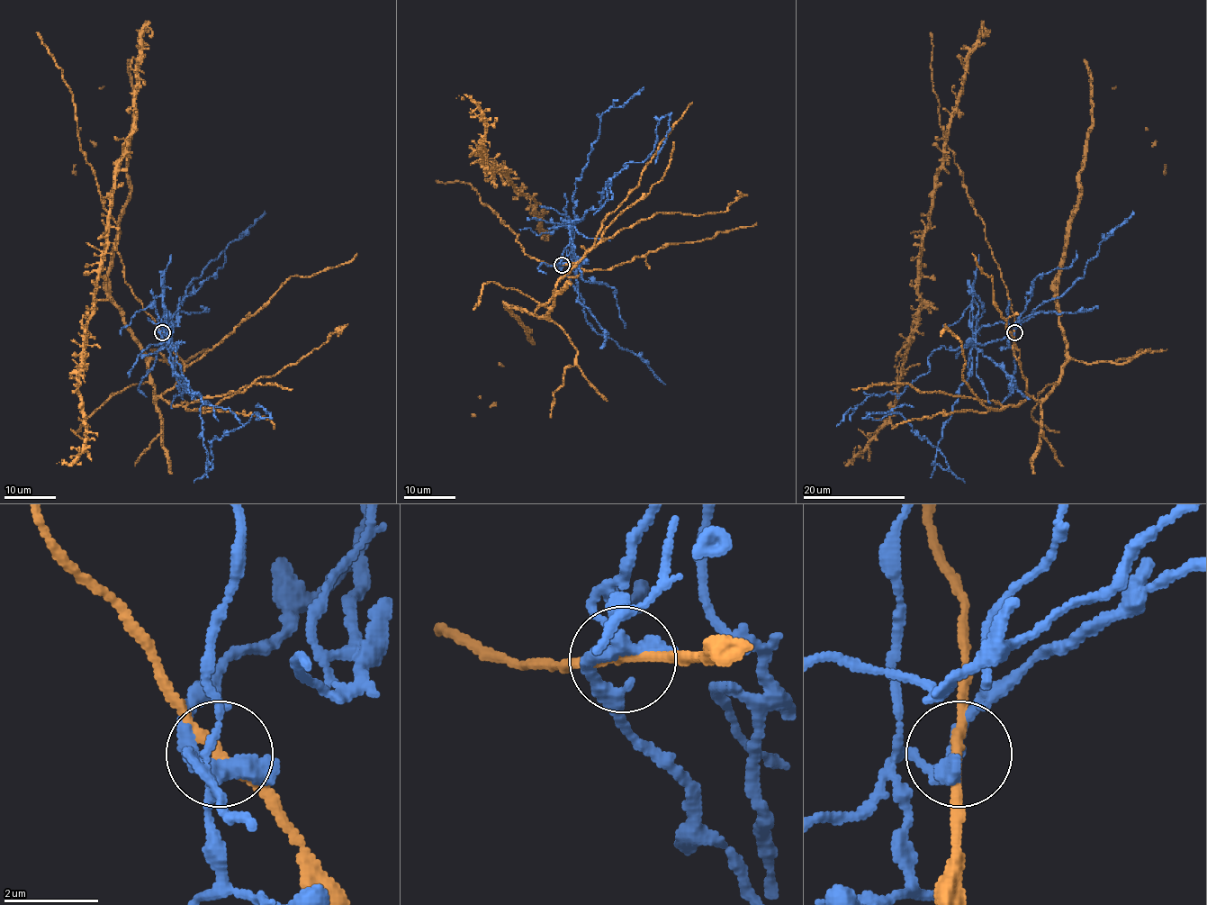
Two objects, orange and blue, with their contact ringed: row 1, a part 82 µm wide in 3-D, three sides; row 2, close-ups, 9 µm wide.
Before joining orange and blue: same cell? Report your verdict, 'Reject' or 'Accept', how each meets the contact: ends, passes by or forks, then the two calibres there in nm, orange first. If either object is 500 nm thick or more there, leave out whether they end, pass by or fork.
Reject. At the ring orange passes by. At the ring blue passes by. Thickness 190 nm (orange) against 360 nm

